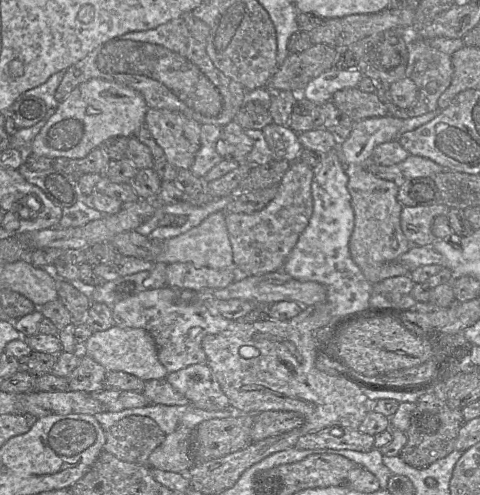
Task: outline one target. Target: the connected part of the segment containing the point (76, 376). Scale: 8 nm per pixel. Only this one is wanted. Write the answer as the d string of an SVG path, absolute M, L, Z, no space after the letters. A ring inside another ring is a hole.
M80 353L79 365L68 378L70 391L96 393L104 389L107 370L91 357Z

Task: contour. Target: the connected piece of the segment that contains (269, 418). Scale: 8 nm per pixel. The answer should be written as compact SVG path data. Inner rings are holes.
M272 410L254 415L251 442L289 432L304 423L302 414L293 411Z

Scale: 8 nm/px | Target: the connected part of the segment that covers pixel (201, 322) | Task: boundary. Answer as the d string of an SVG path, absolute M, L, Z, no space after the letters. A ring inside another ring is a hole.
M168 286L146 290L116 303L112 307L114 325L119 328L142 328L154 339L157 356L168 373L194 364L206 363L202 348L206 335L218 334L233 323L233 320L211 314L205 307L179 302L180 288Z

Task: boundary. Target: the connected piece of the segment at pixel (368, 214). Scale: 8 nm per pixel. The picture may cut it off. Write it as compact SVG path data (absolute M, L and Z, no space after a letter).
M347 164L345 172L354 211L354 230L349 241L353 261L372 287L389 277L410 275L411 271L398 263L398 259L412 246L401 229L400 218L404 207L397 199L399 181L375 176L366 164Z

